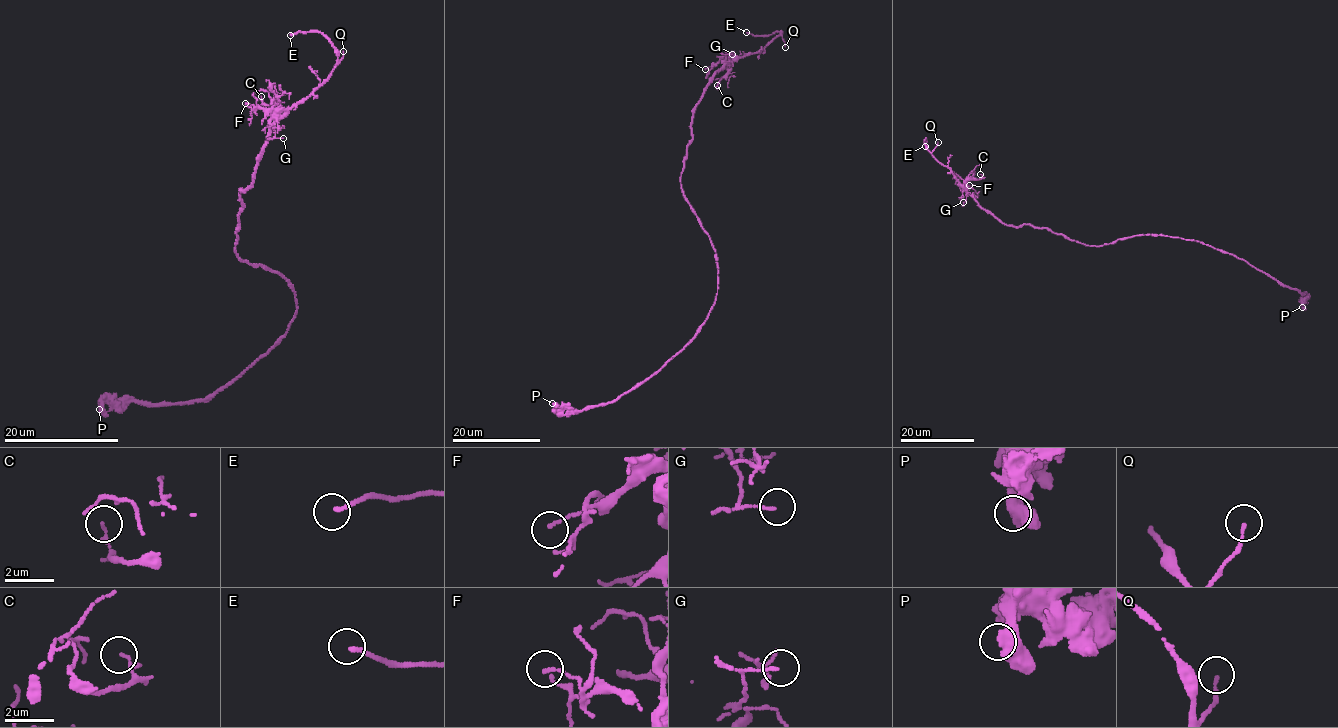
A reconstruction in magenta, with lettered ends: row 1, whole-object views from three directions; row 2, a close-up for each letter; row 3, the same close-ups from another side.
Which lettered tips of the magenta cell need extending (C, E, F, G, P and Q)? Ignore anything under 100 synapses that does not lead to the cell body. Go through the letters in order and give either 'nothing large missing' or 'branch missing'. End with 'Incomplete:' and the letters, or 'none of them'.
C: nothing large missing
E: branch missing
F: nothing large missing
G: nothing large missing
P: nothing large missing
Q: nothing large missing
Incomplete: E

